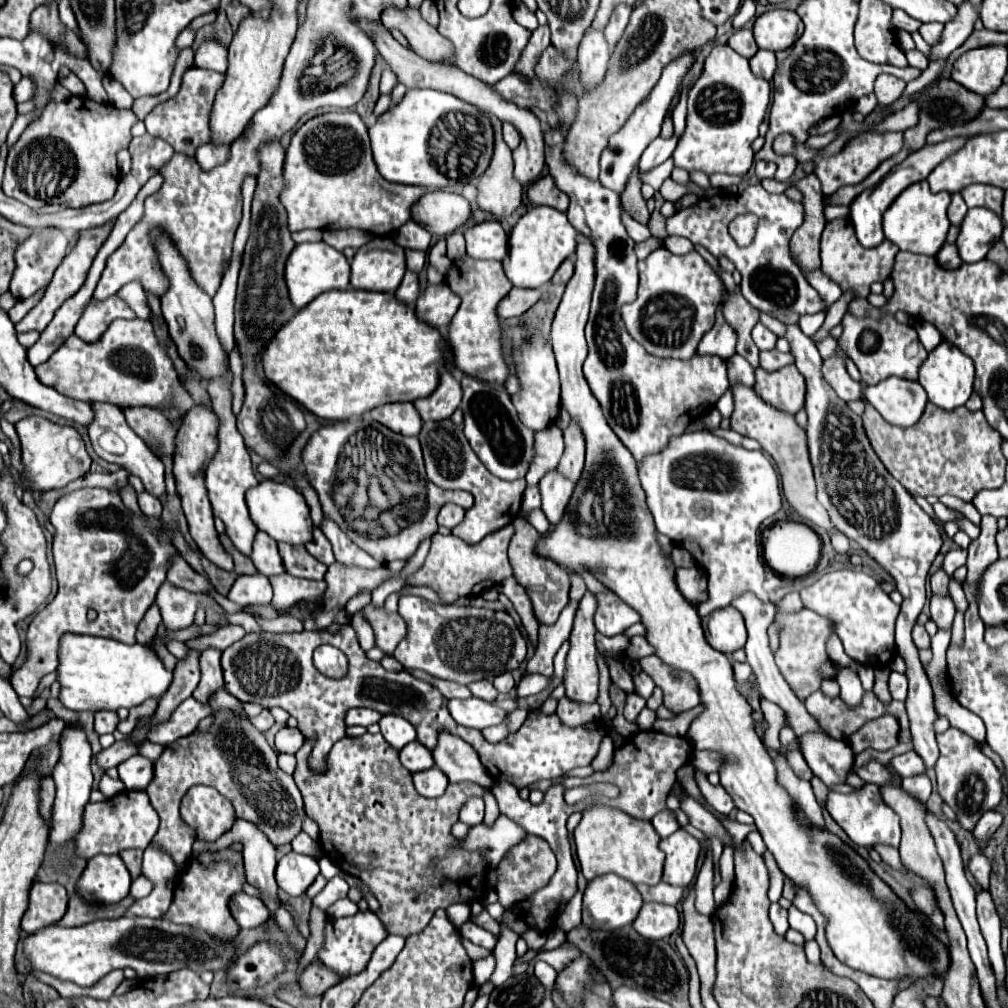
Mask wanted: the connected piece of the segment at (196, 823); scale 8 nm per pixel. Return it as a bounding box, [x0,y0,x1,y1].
[180,787,234,841]

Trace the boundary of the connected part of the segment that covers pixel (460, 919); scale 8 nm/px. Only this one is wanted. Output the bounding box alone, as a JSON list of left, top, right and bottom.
[446,903,470,929]

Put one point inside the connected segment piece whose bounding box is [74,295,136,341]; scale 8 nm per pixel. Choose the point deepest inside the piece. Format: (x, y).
(97, 315)

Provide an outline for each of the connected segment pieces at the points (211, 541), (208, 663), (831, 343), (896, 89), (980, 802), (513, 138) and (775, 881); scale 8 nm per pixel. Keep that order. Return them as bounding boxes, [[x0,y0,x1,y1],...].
[[174,405,232,571],[194,647,224,703],[816,336,837,360],[874,75,906,105],[936,727,1004,829],[502,123,520,149],[763,850,784,902]]

